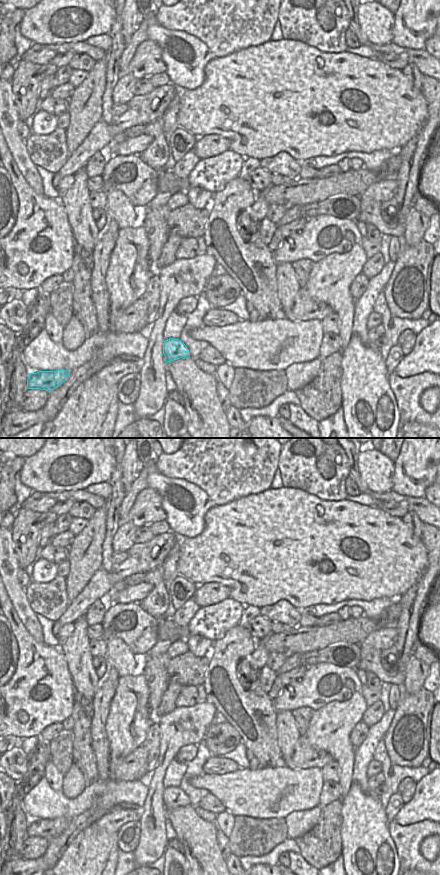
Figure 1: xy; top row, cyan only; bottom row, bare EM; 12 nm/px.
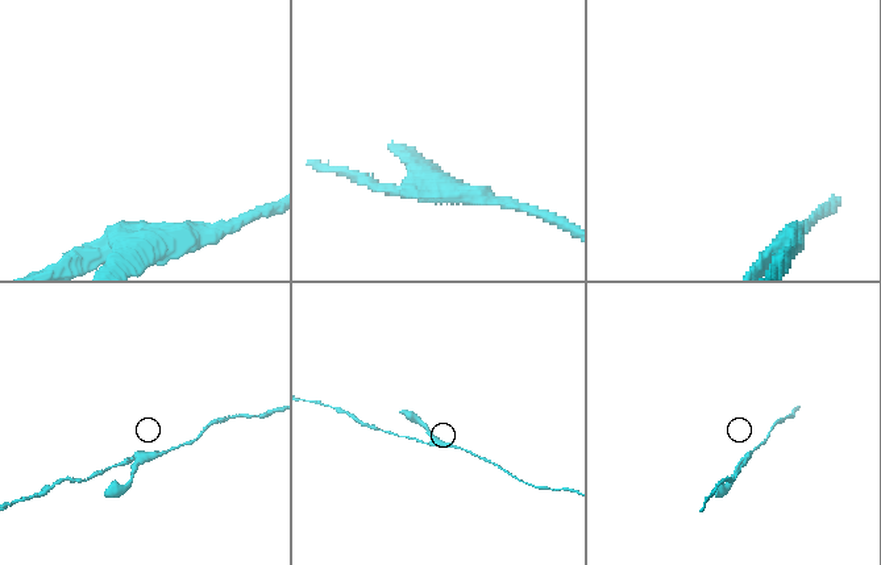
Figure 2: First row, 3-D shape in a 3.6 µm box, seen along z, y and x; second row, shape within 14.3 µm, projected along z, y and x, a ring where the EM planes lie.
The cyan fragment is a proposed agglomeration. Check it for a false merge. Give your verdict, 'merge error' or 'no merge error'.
no merge error

